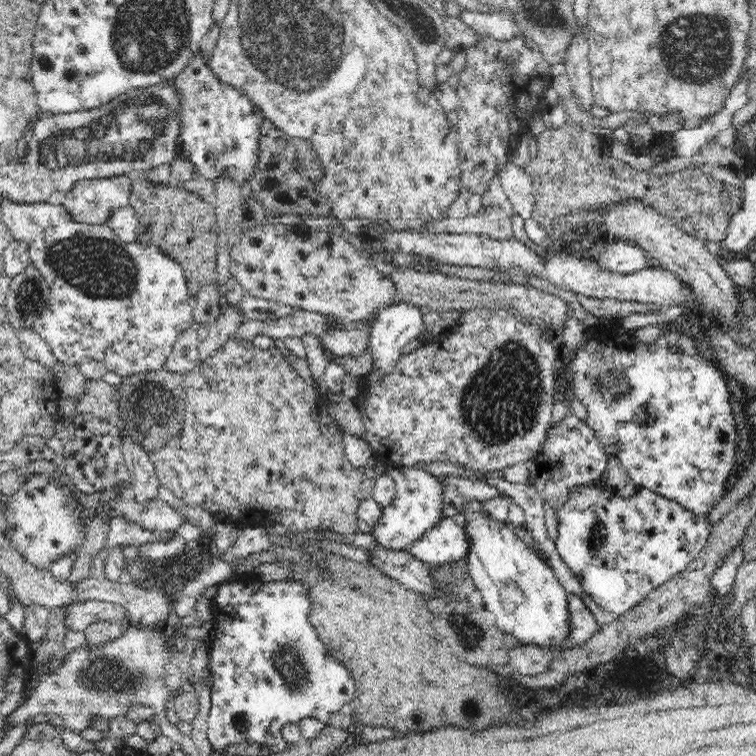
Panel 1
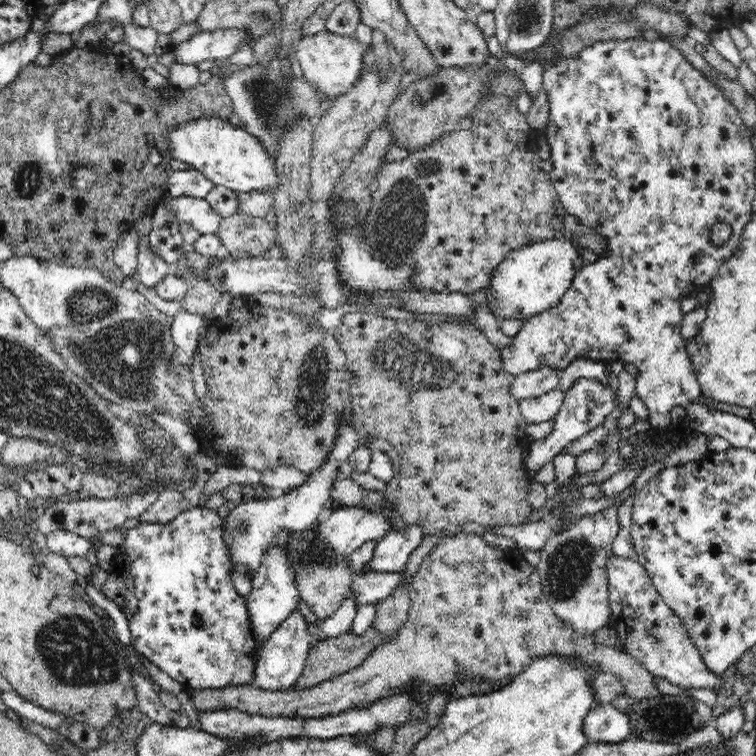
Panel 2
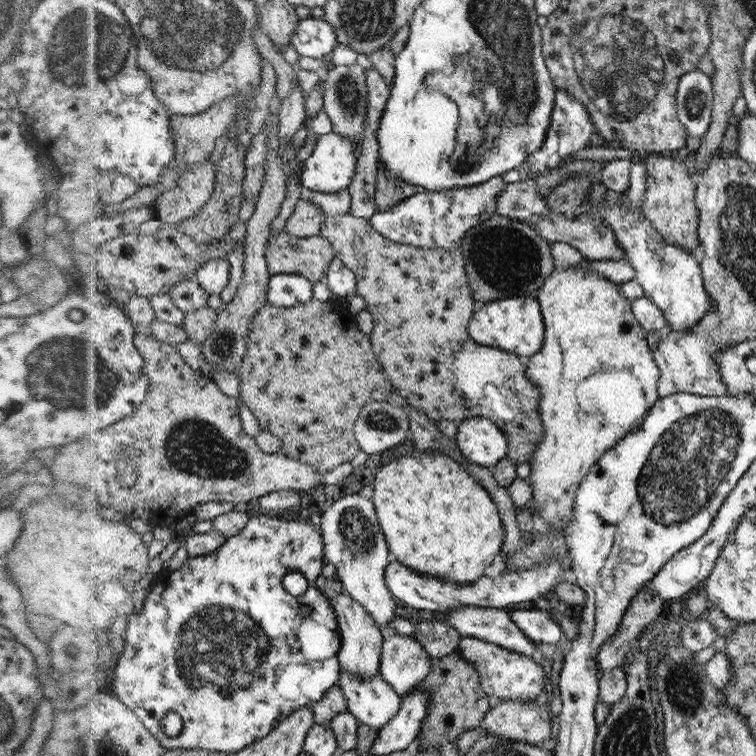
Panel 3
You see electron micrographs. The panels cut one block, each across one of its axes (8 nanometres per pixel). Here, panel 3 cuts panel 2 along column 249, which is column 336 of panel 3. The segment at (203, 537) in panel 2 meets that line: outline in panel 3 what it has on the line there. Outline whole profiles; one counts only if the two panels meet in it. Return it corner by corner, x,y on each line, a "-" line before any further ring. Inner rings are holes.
259,514
251,517
248,527
238,535
228,539
228,542
212,554
192,557
175,571
161,573
155,580
152,591
145,599
144,611
140,615
132,615
119,631
112,653
107,661
106,683
107,687
117,694
132,711
144,722
154,736
169,749
208,749
220,752
237,753
250,745
265,739
281,722
292,717
298,710
309,708
326,698
326,694
334,688
341,678
341,633
334,611
333,600
327,592
322,592
318,586
318,578
324,572
326,560
326,541
322,528
310,519
298,518
272,518
268,514
-
290,572
301,572
309,582
309,589
302,596
292,596
284,588
284,578
-
307,605
309,613
302,614
300,607
-
168,712
178,712
186,722
184,732
174,738
162,730
162,720

